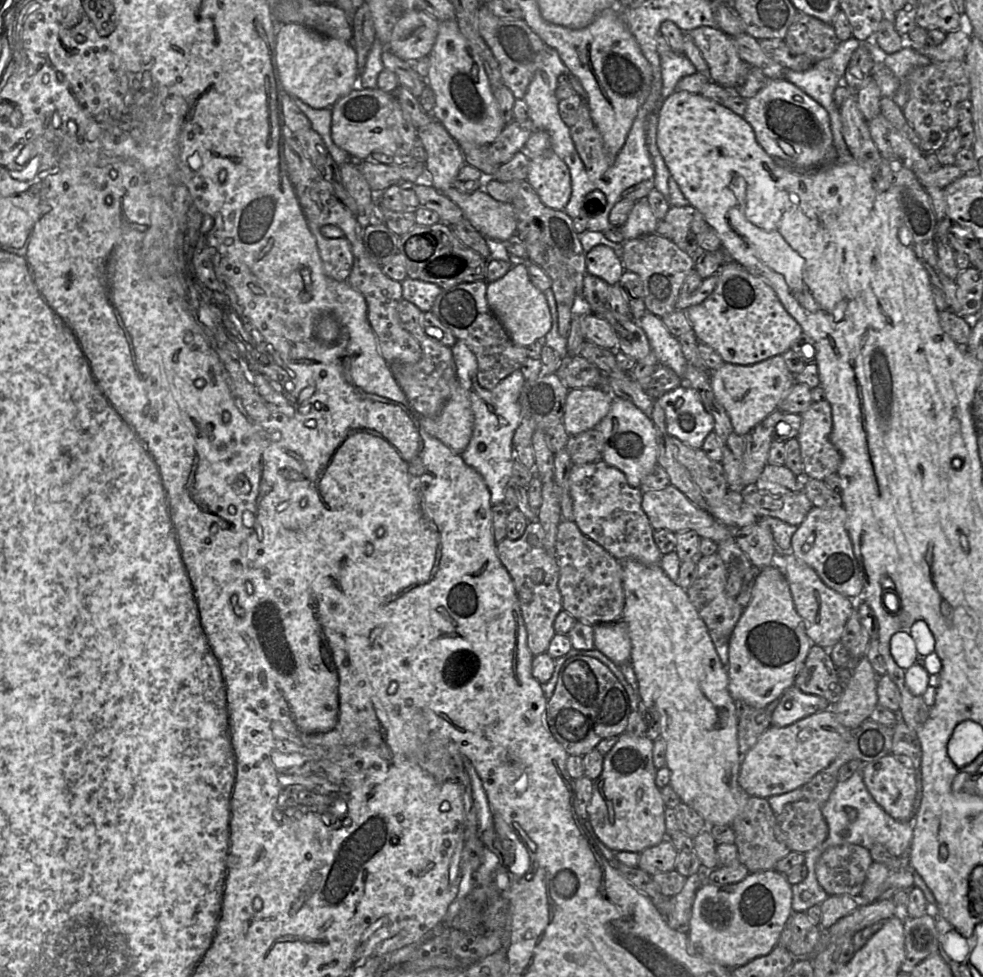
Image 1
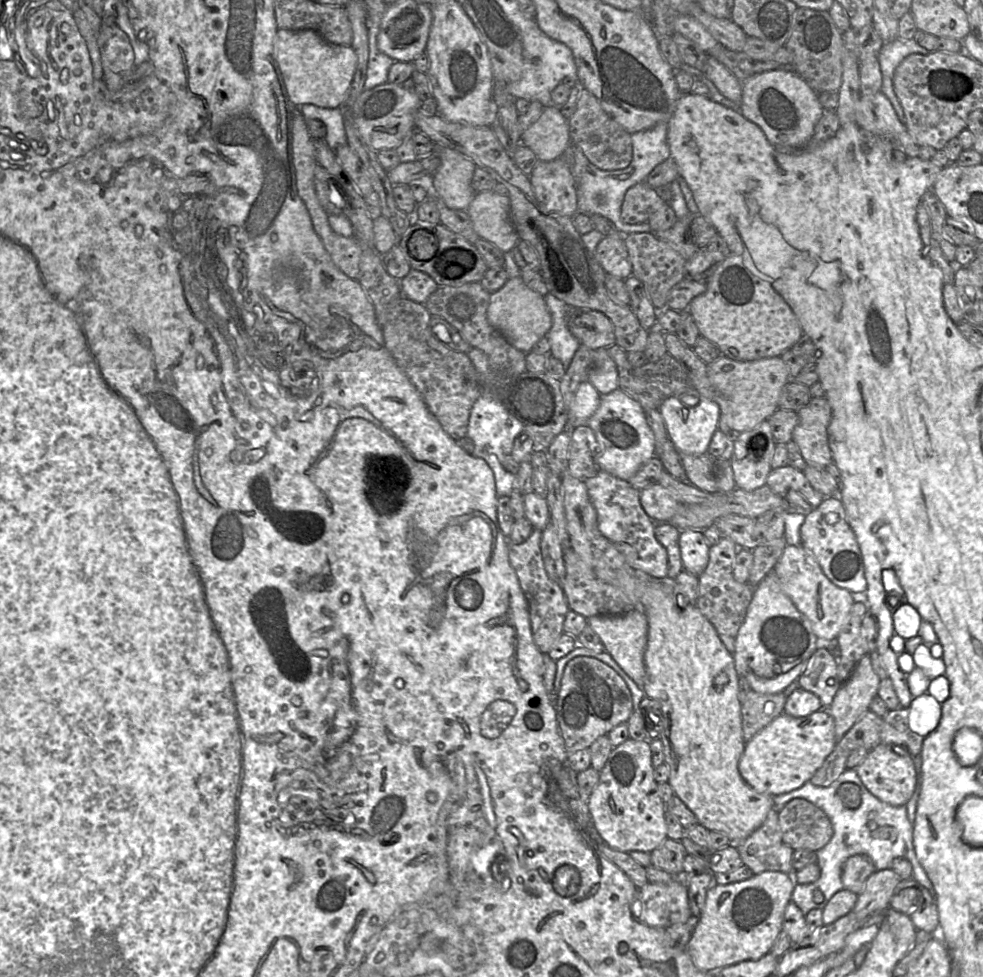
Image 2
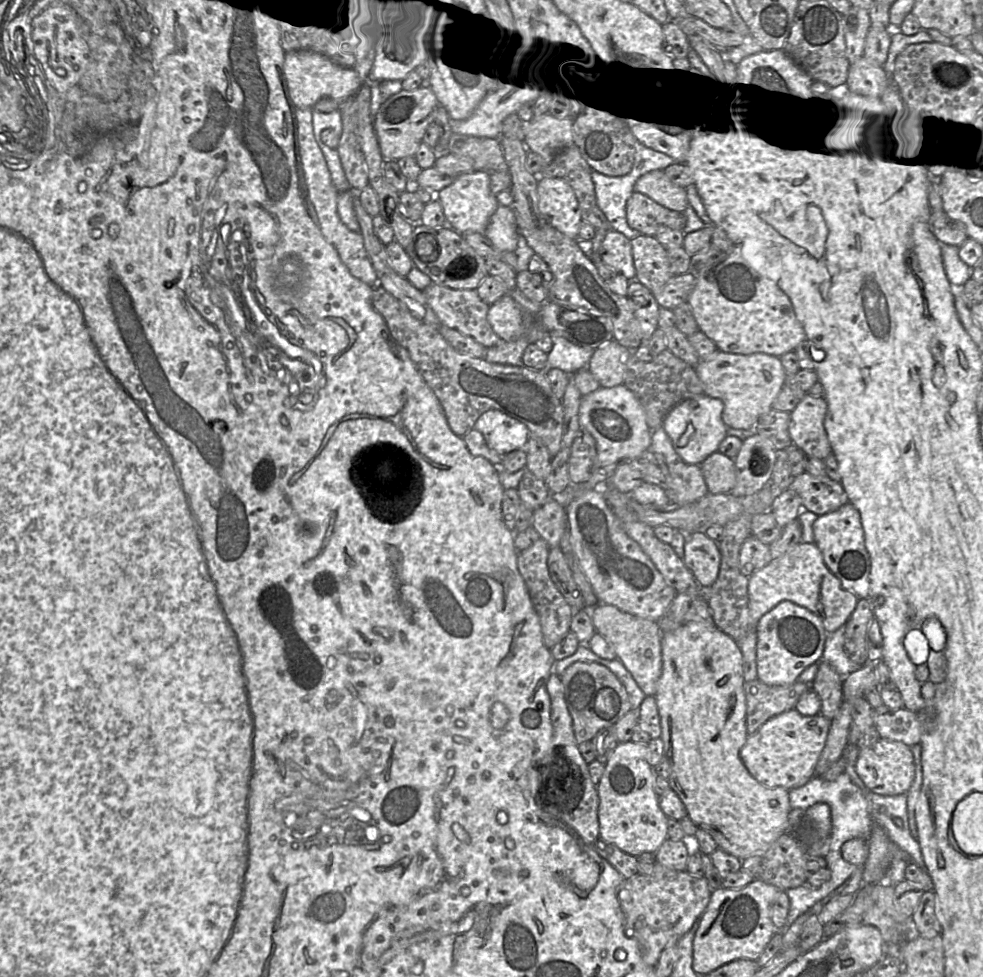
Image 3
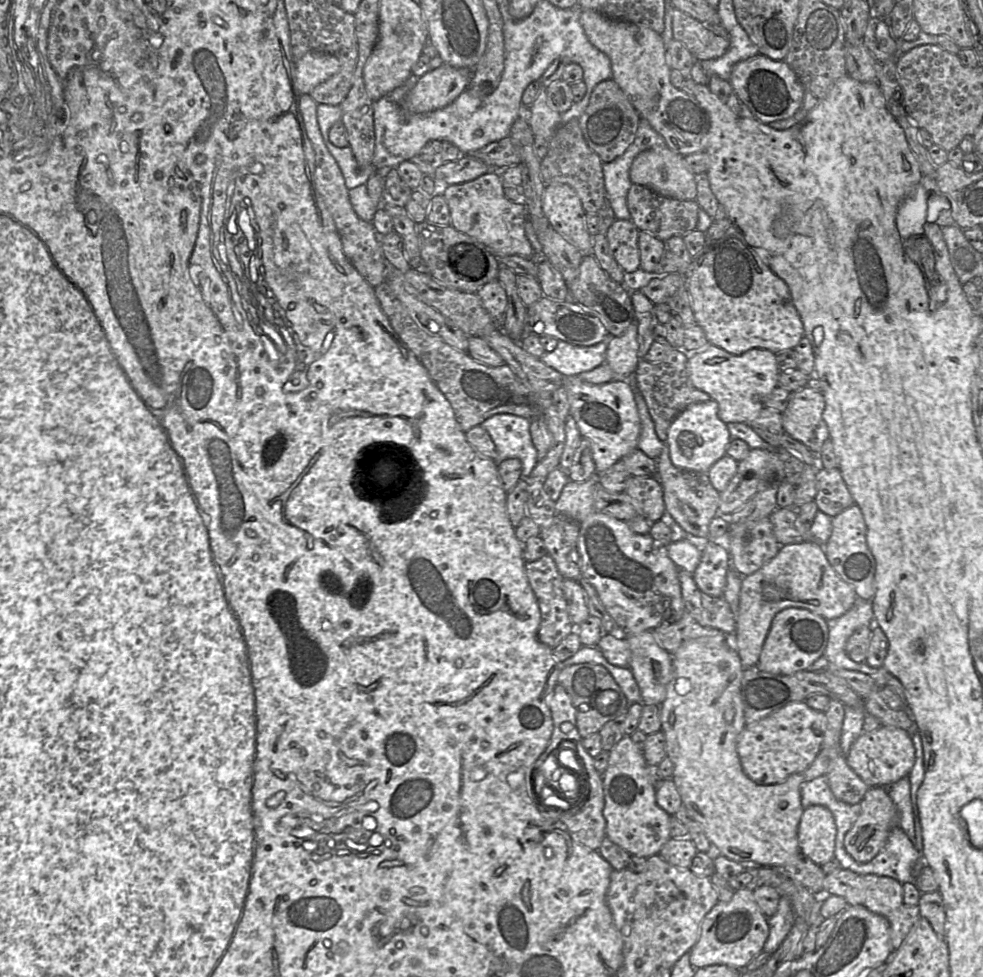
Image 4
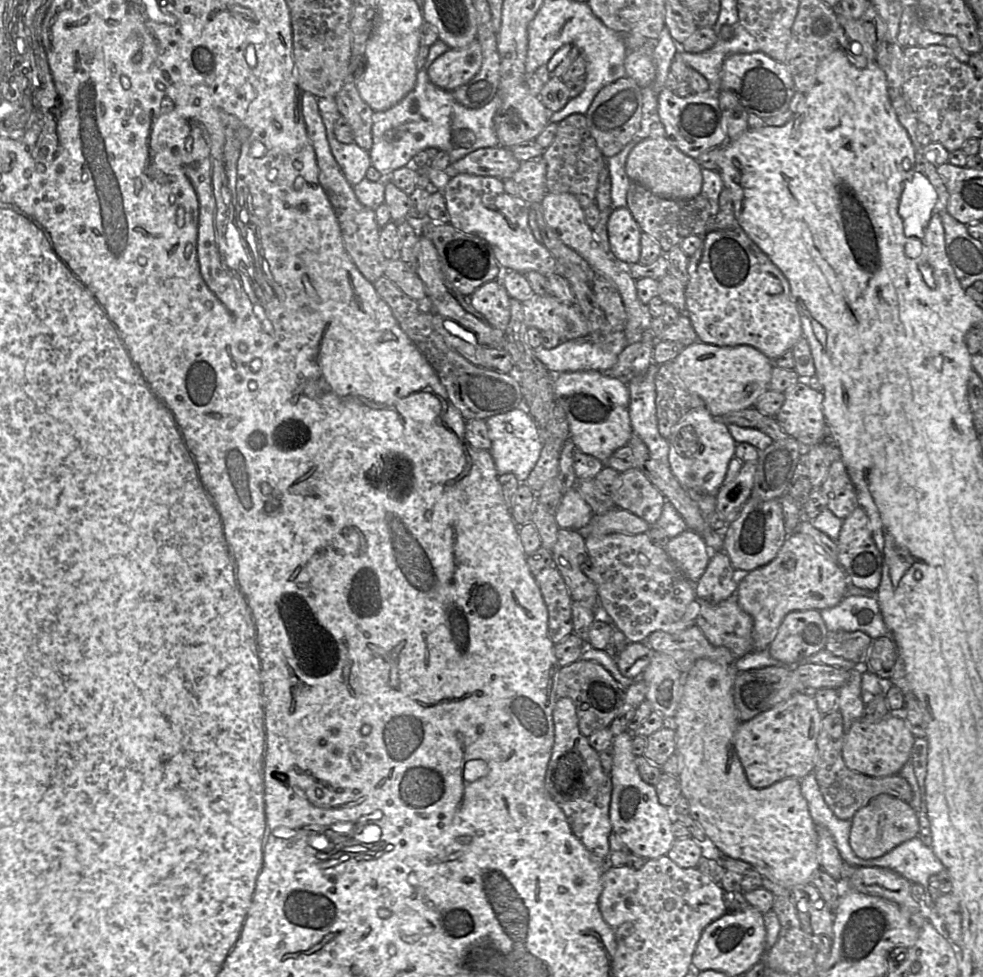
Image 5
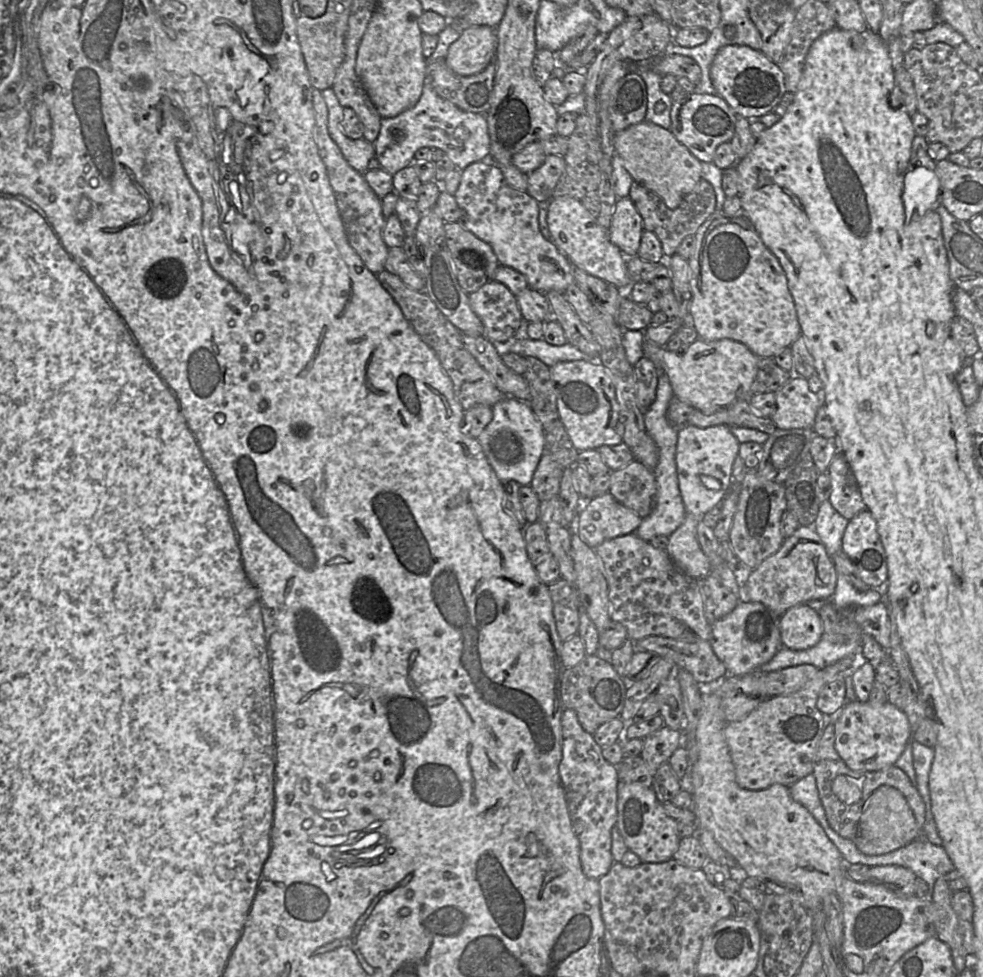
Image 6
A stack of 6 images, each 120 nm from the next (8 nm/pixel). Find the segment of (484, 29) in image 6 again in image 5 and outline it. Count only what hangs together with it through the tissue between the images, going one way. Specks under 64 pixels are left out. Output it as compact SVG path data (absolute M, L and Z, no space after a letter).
M478 40L464 48L449 48L428 68L431 82L446 91L466 84L480 70L483 60Z

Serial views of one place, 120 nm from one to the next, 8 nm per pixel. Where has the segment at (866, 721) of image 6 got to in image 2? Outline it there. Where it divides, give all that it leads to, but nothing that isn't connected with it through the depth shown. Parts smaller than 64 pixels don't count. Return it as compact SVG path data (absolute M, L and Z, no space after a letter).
M880 743L868 752L865 759L855 768L864 786L882 802L892 806L906 805L917 784L914 757L899 746Z

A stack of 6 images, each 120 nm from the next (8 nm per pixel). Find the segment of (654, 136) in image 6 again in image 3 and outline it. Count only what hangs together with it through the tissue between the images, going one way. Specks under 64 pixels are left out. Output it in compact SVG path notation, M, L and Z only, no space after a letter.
M657 169L642 175L634 189L671 210L683 212L689 204L686 188L674 184L664 170Z

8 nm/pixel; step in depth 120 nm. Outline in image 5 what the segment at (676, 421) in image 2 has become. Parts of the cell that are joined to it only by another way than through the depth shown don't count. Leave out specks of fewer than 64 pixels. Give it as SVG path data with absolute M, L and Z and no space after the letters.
M706 407L690 411L672 428L668 438L668 461L671 472L686 490L717 494L724 484L728 464L735 455L736 442L727 424L715 419Z

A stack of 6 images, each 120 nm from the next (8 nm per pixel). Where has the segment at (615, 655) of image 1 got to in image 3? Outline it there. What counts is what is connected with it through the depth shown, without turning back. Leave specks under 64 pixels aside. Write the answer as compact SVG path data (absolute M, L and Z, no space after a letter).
M598 604L591 608L590 615L596 632L610 644L617 659L631 673L643 693L646 696L655 696L662 674L662 633L658 622L631 615L607 604Z

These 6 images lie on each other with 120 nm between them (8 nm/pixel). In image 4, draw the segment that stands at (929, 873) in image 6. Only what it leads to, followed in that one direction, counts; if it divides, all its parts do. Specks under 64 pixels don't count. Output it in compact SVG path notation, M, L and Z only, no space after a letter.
M895 826L884 848L868 863L860 863L860 875L877 875L897 880L901 884L915 883L913 866L923 860L906 833Z

